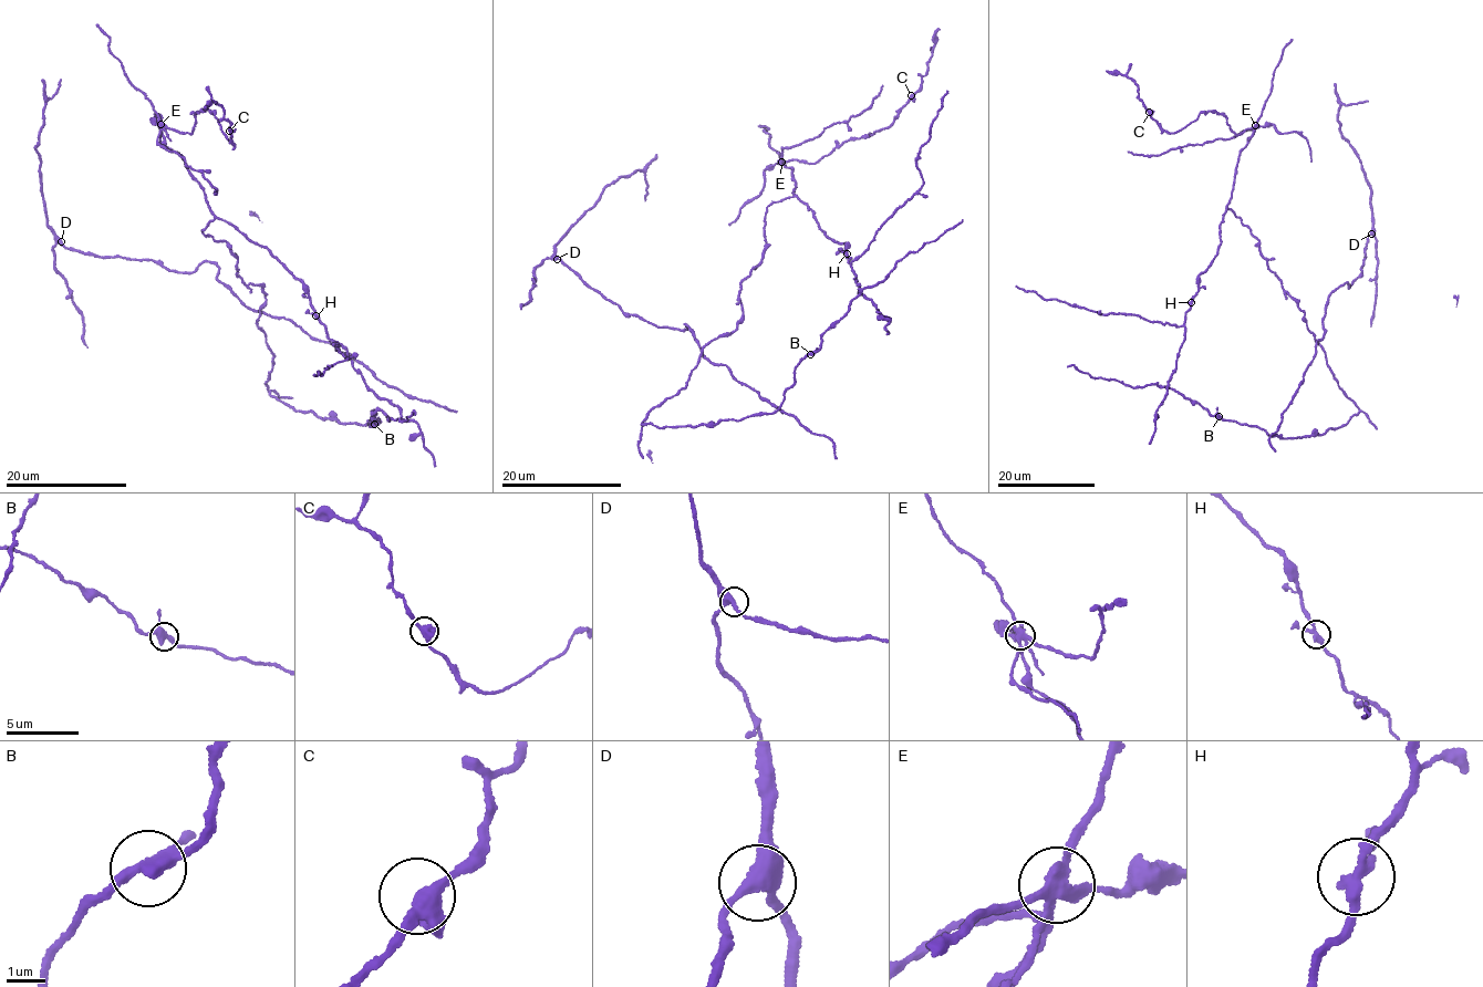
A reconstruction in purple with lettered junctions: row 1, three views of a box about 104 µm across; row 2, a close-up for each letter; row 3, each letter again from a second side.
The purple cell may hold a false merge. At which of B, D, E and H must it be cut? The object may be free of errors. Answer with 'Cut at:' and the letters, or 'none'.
Cut at: E

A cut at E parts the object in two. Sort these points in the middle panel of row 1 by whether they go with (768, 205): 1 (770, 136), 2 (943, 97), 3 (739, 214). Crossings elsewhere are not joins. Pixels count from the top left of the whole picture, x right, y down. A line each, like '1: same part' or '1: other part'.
1: same part
2: same part
3: other part

